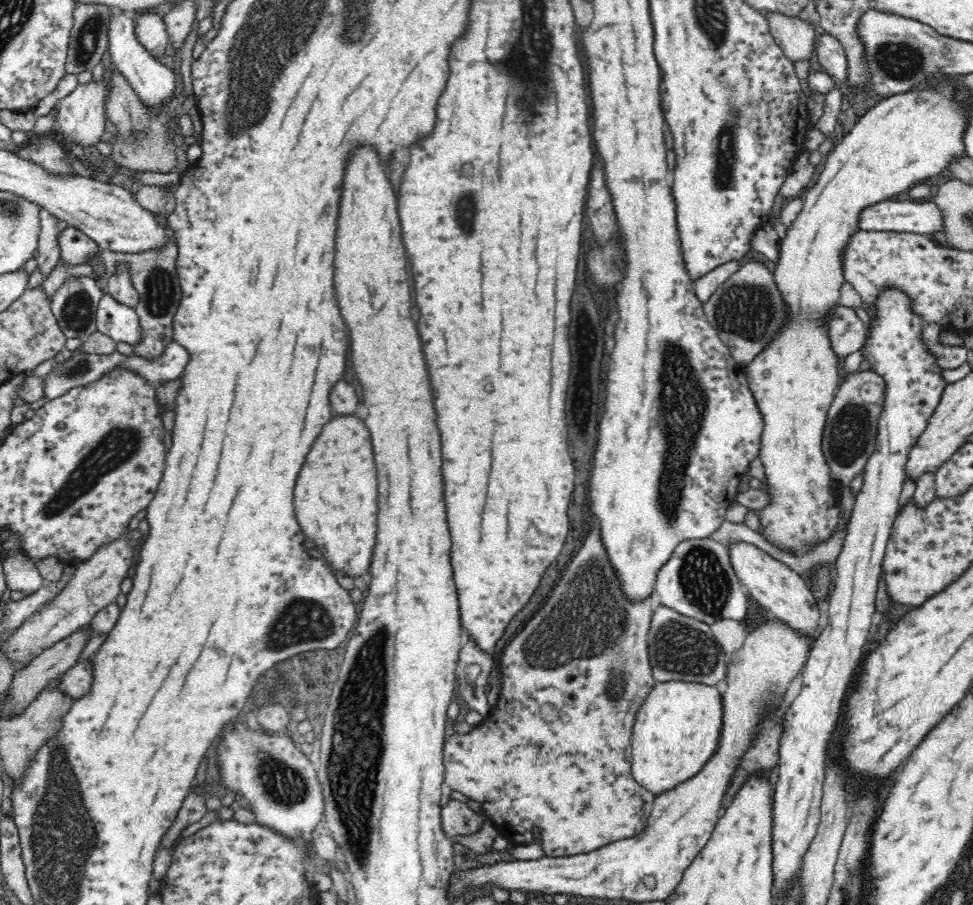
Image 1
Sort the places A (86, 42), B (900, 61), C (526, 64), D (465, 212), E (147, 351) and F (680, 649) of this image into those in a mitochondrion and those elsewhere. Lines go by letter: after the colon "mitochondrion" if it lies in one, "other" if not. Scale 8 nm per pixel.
A: mitochondrion
B: mitochondrion
C: mitochondrion
D: mitochondrion
E: other
F: mitochondrion

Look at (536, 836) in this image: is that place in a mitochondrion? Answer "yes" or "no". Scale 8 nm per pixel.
no

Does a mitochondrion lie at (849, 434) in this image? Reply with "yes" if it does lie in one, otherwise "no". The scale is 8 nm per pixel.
yes

